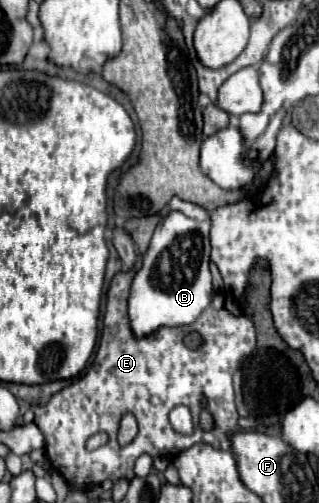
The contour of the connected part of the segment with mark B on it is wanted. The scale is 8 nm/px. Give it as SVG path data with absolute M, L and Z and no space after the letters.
M173 197L169 213L155 227L151 245L143 257L143 267L133 279L129 297L129 319L137 337L149 335L159 327L191 325L209 307L213 297L209 273L209 211L197 203Z

